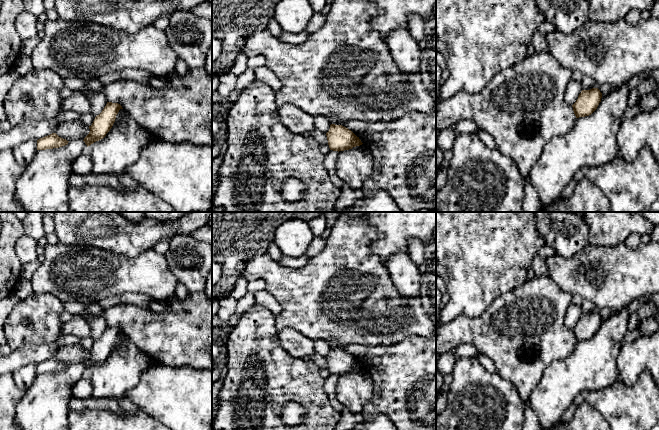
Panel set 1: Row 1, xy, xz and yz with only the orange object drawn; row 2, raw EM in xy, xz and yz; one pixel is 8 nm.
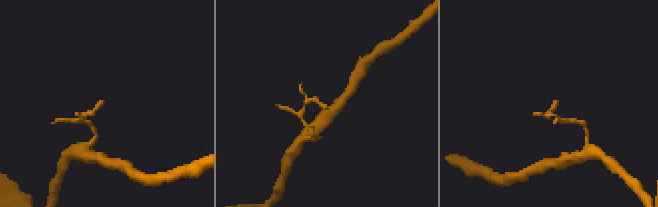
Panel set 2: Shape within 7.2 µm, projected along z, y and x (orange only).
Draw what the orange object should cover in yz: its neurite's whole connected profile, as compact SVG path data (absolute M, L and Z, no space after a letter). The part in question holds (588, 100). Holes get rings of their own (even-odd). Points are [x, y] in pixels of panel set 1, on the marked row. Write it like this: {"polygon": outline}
{"polygon": "M598 88L582 90L576 102L572 105L576 118L591 115L601 102L602 93Z"}

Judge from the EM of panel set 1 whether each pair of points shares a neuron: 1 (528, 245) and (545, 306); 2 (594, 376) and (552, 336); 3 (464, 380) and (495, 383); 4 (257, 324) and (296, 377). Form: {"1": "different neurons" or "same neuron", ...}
{"1": "different neurons", "2": "different neurons", "3": "same neuron", "4": "same neuron"}

